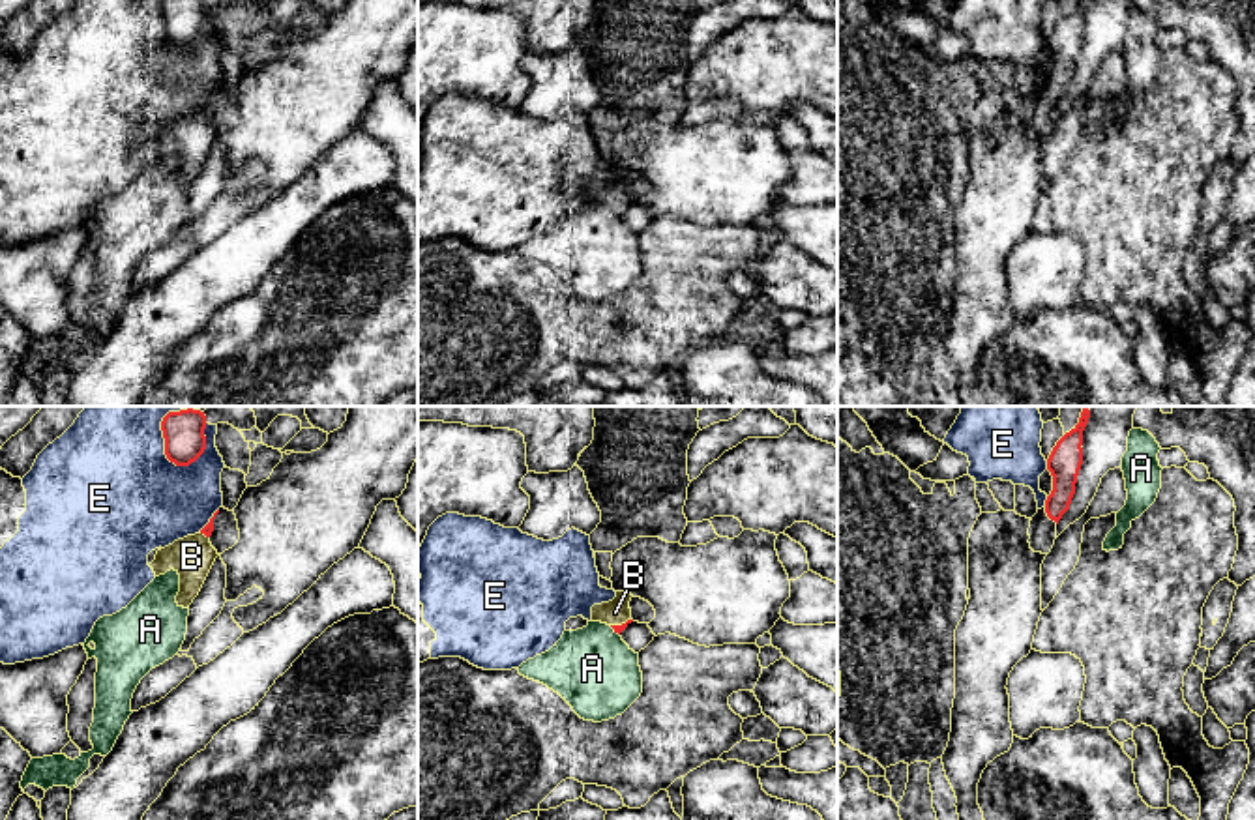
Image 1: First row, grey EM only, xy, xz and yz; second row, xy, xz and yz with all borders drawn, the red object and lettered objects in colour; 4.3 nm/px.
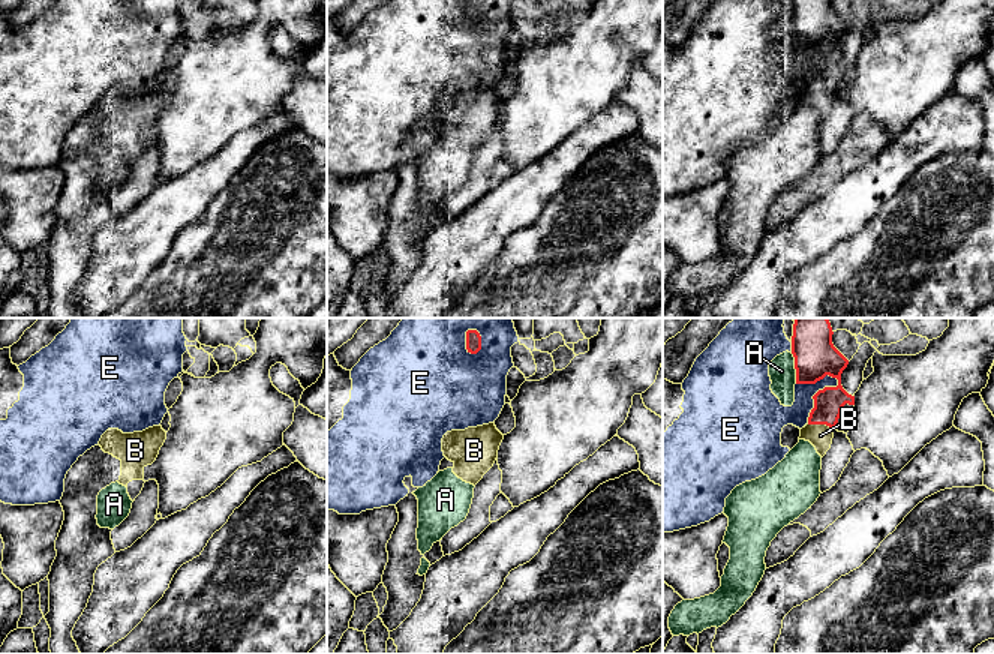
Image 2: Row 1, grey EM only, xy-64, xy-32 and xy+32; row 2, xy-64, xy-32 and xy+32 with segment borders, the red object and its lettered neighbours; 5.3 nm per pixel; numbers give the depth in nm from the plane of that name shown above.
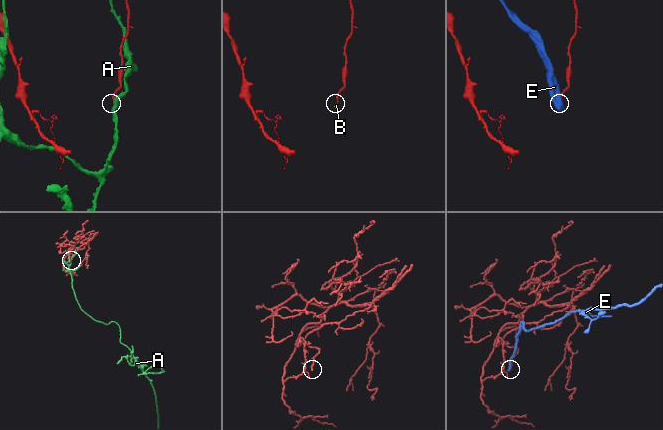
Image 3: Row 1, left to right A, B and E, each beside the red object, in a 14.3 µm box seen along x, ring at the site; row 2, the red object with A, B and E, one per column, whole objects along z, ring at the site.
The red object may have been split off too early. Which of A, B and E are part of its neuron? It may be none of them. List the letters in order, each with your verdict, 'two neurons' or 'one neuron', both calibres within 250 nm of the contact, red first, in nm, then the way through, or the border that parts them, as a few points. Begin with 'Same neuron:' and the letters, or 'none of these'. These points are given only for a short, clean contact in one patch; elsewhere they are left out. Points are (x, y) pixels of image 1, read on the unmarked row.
Same neuron: B
A: two neurons | 40/360 nm
B: one neuron | 40/110 nm | across xz (619, 210), (622, 204), (615, 193)
E: two neurons | 180/480 nm

